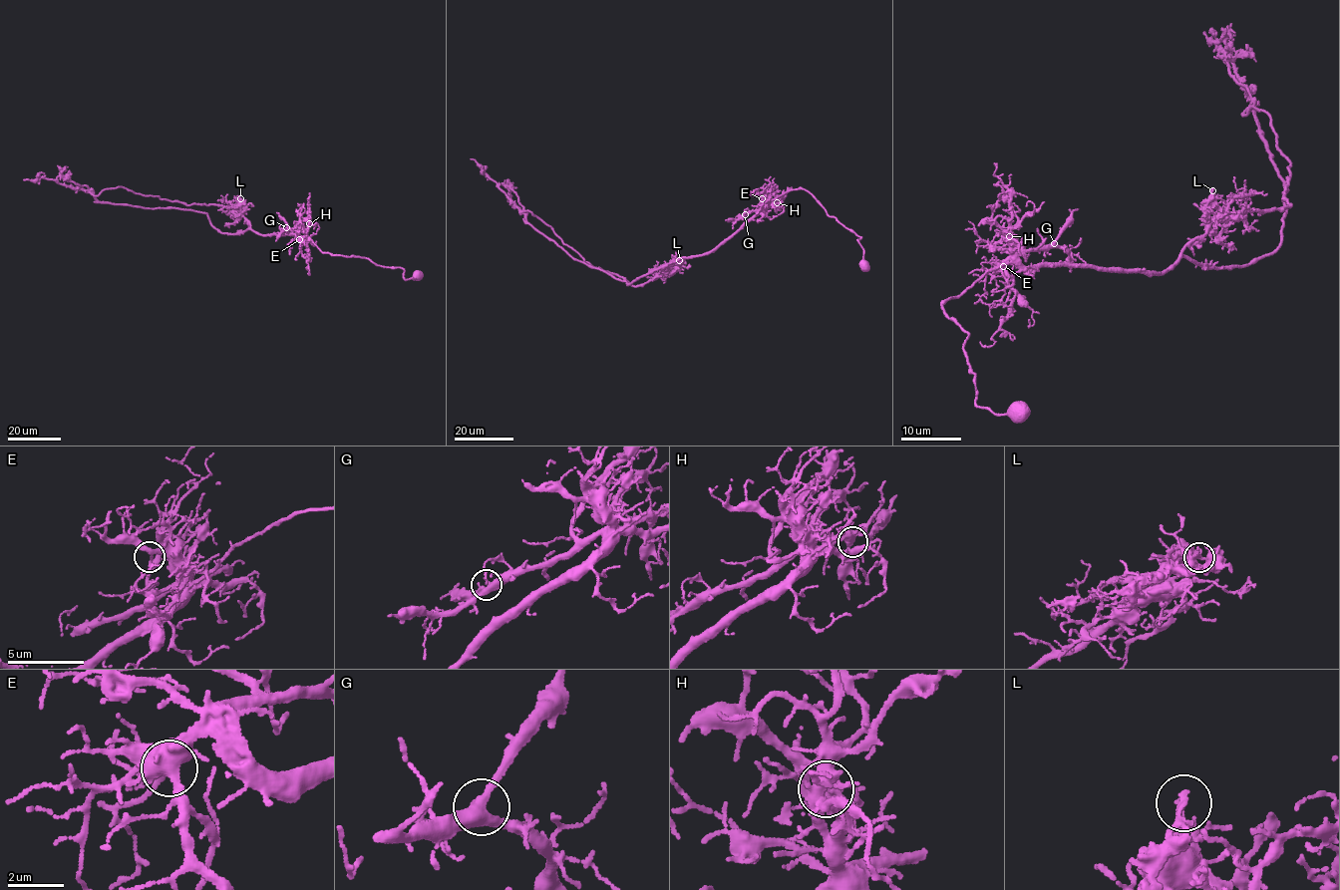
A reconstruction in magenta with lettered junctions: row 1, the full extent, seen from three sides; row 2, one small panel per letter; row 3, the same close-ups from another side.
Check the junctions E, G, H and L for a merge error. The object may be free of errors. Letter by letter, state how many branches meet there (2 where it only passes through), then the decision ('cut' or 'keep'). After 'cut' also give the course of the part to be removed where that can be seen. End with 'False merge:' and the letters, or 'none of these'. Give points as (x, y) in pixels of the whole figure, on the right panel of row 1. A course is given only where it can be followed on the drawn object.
E: 3 | keep
G: 3 | keep
H: 3 | keep
L: 3 | cut | (1211, 190), (1229, 217), (1292, 204), (1267, 113), (1244, 114), (1250, 95), (1225, 45), (1234, 32)
False merge: L

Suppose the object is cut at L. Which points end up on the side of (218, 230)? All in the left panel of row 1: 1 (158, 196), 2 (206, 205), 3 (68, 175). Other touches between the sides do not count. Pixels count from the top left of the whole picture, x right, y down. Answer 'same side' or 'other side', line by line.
1: other side
2: other side
3: other side

